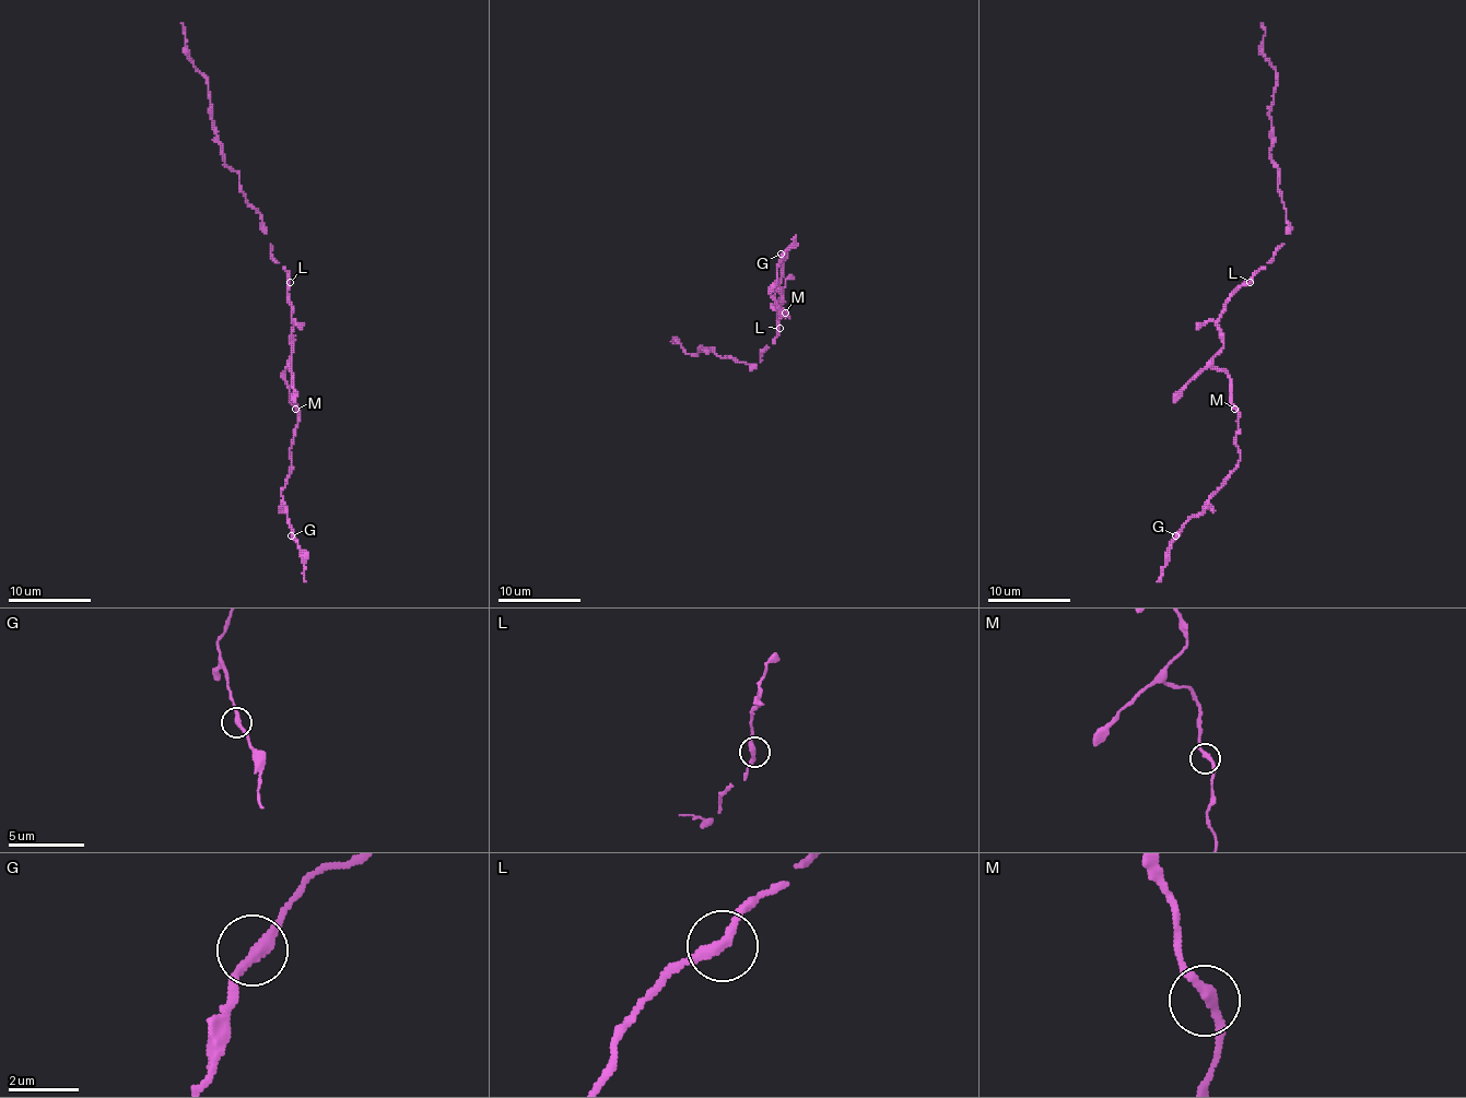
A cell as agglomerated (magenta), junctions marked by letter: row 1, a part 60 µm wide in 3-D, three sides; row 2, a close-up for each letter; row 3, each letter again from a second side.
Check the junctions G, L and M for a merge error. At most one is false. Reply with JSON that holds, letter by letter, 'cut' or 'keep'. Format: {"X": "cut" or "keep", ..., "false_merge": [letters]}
{"G": "keep", "L": "keep", "M": "keep", "false_merge": []}

